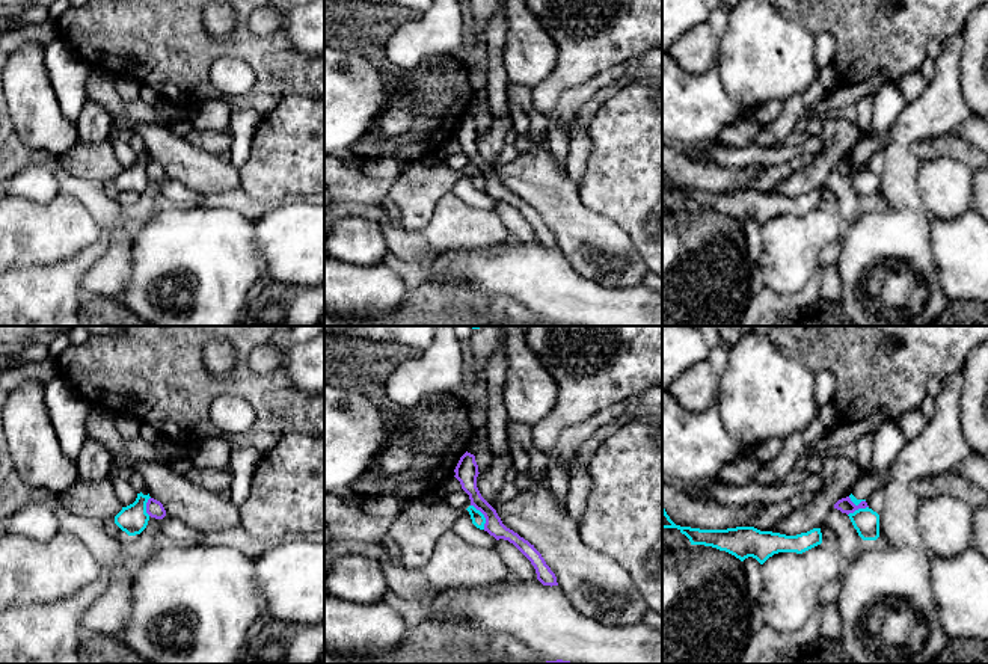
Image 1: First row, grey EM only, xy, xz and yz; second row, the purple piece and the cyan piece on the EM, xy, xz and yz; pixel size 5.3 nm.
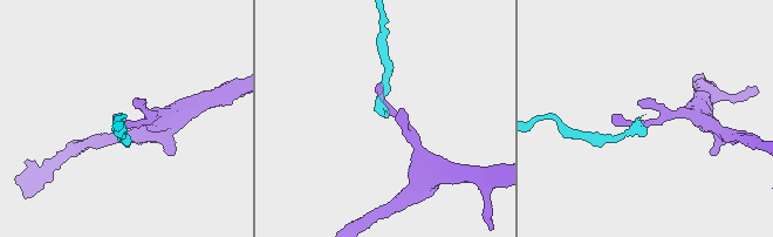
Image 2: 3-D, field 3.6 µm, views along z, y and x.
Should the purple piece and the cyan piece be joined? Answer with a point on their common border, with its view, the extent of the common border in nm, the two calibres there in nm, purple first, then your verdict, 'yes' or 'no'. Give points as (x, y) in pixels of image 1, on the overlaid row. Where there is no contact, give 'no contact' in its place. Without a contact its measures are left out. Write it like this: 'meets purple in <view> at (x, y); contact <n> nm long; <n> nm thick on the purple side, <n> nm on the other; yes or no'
meets purple in yz at (859, 507); contact 130 nm long; 80 nm thick on the purple side, 140 nm on the other; no

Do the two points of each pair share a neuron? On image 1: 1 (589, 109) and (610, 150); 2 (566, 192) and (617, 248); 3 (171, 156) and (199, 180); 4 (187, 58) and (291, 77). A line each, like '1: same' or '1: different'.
1: different
2: same
3: same
4: same

